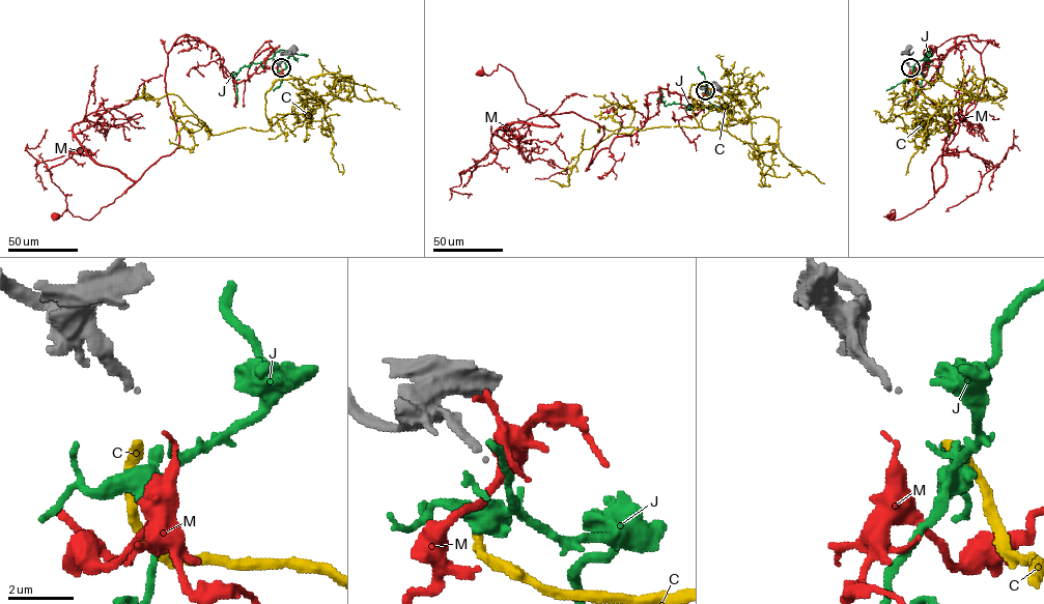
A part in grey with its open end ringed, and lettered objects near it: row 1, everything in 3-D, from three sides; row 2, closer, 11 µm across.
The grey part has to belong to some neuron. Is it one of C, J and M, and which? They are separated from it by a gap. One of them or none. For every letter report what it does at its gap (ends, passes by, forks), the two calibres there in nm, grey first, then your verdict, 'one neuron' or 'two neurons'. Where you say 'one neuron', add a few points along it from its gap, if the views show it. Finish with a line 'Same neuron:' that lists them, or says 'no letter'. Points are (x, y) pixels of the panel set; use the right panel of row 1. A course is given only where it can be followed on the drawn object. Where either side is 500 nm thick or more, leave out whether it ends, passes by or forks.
C: it ends there; 190 nm thick on the grey side, 340 nm on the other; one neuron; it runs (912, 69), (916, 79), (903, 90), (914, 114), (949, 134), (961, 95), (999, 101)
J: it ends there; 190 nm thick on the grey side, 140 nm on the other; two neurons
M: it ends there; 190 nm thick on the grey side, 100 nm on the other; two neurons
Same neuron: C

